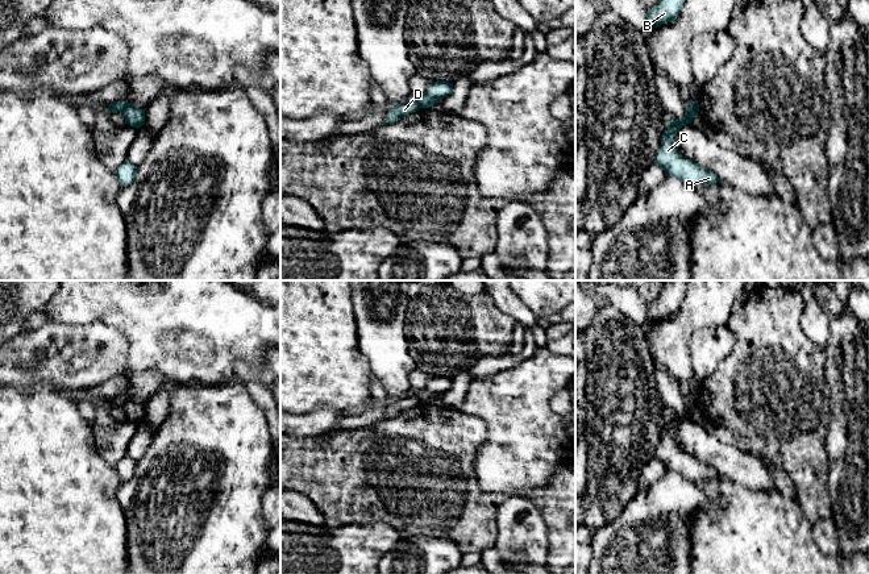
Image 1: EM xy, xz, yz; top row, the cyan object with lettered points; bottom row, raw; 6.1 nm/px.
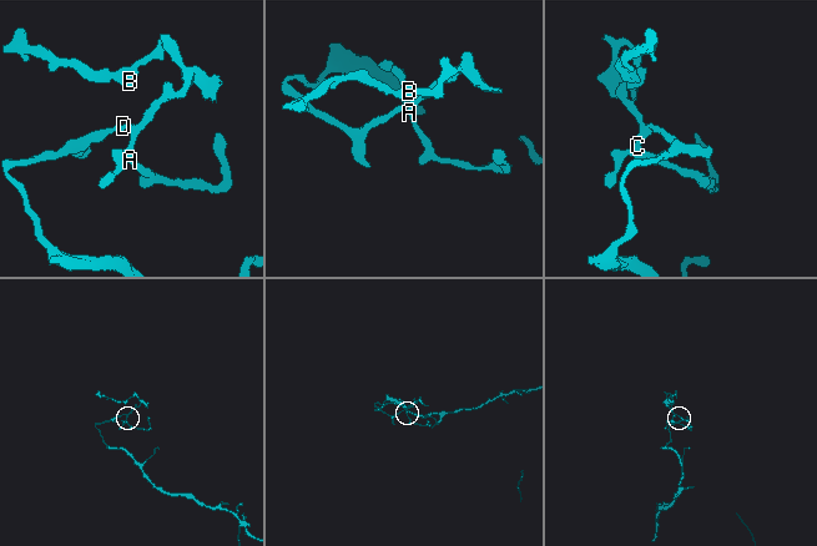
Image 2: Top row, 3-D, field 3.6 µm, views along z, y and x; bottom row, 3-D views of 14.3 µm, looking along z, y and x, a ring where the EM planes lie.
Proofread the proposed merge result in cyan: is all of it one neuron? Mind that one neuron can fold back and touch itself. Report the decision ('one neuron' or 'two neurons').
two neurons

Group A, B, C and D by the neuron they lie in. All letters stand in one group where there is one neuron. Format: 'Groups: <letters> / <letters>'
Groups: A B C / D

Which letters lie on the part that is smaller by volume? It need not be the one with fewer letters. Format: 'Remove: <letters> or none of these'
Remove: A, B, C

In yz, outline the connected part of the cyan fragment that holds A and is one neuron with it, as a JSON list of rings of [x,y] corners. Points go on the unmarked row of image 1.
[[[686,400],[686,409],[681,413],[672,412],[668,423],[661,432],[661,441],[654,452],[653,459],[660,461],[666,471],[674,471],[683,478],[698,482],[723,478],[714,467],[702,463],[698,458],[683,452],[674,438],[674,428],[682,421],[691,419],[698,407],[690,400]]]

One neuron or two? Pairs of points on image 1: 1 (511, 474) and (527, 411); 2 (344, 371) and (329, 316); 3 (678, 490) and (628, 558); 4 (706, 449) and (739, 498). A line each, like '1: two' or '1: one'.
1: one
2: one
3: one
4: two

